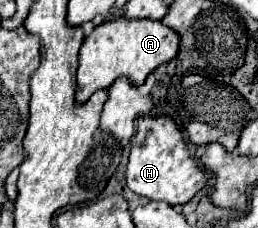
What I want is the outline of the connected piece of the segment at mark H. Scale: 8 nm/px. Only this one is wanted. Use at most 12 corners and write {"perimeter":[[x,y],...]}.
{"perimeter":[[143,115],[127,187],[183,205],[205,187],[171,117]]}

